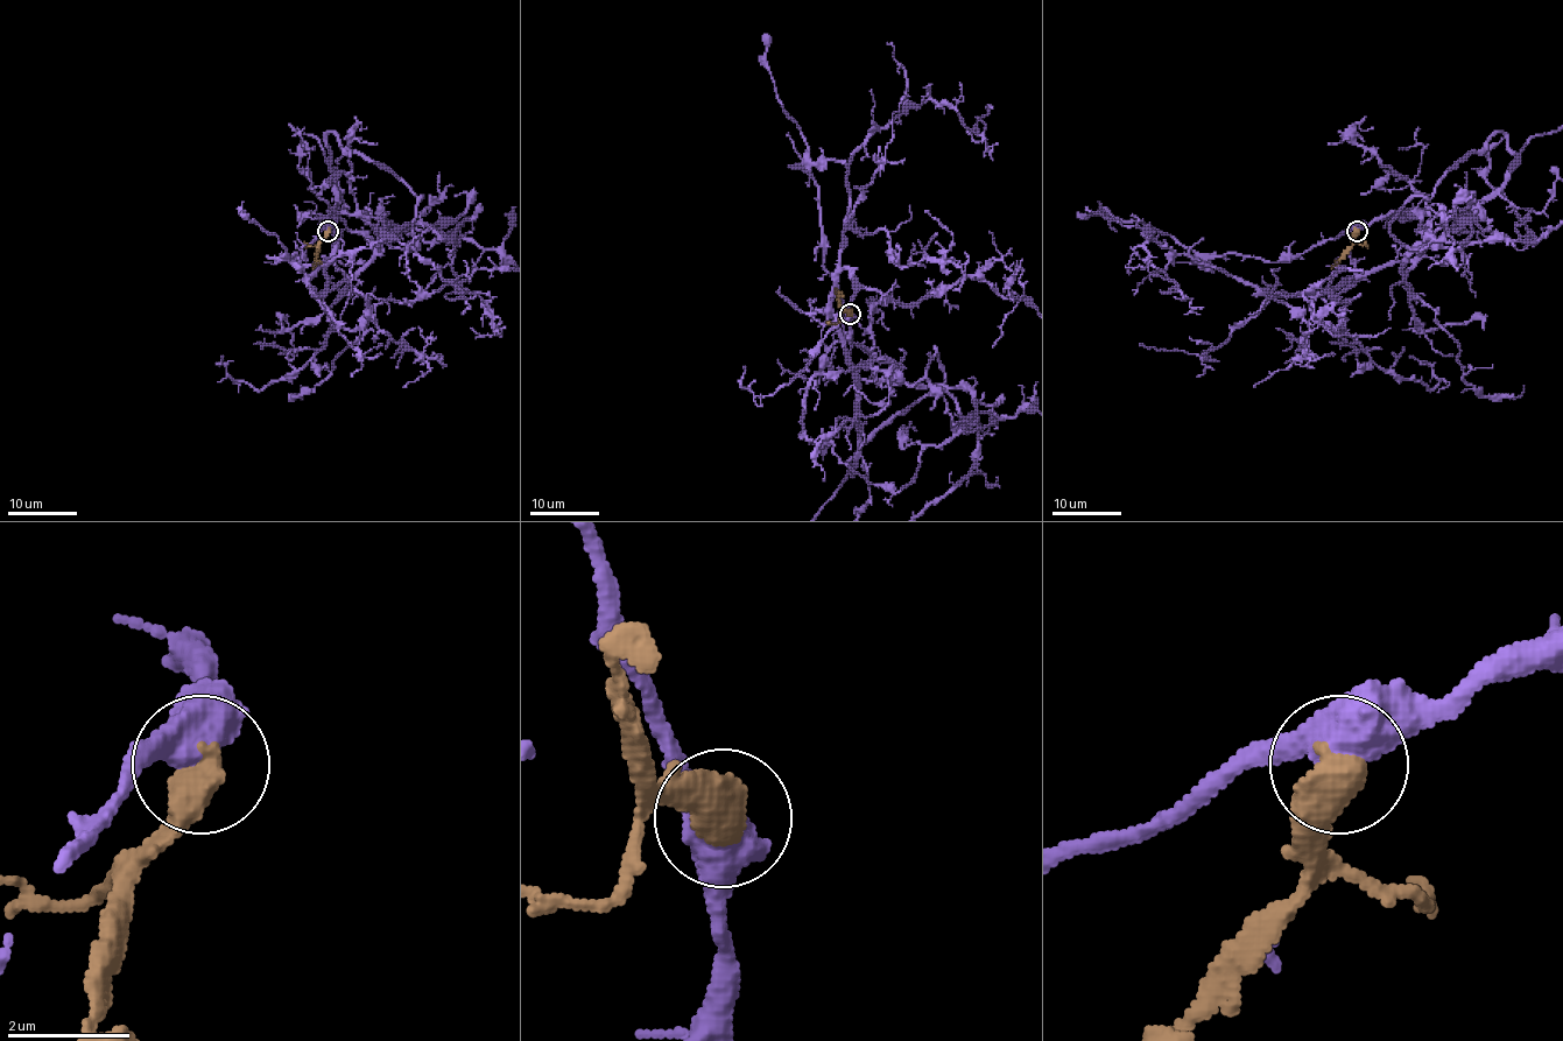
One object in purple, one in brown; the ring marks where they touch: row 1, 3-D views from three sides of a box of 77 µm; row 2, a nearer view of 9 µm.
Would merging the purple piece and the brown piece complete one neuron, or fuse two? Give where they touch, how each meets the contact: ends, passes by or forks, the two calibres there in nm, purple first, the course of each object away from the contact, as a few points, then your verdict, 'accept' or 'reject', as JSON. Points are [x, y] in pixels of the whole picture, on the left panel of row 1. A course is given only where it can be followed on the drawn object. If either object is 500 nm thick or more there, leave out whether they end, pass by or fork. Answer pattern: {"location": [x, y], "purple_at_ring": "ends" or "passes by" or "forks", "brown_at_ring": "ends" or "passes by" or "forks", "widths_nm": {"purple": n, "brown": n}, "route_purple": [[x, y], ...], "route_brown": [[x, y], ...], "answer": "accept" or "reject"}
{"location": [328, 231], "widths_nm": {"purple": 600, "brown": 650}, "route_brown": [[329, 231], [312, 269]], "answer": "reject"}

